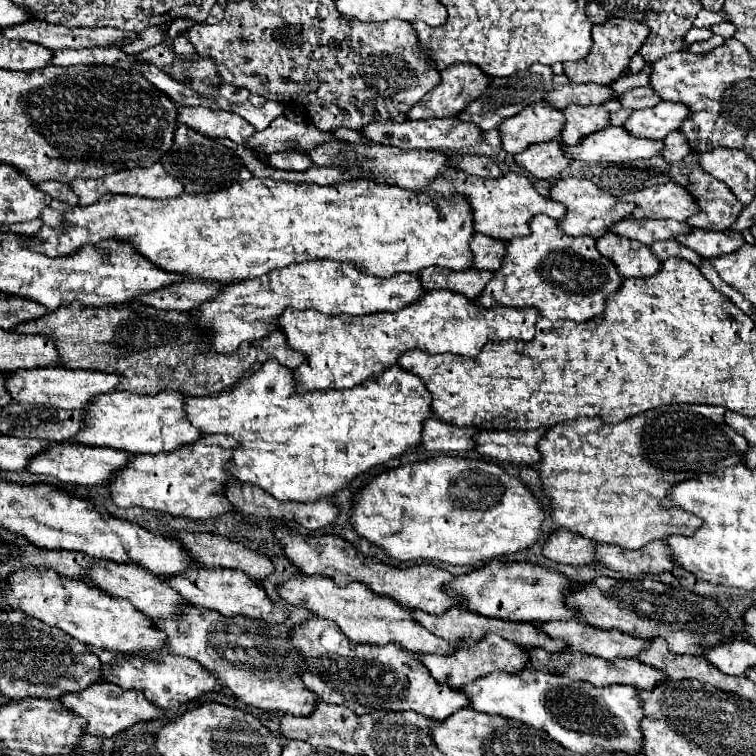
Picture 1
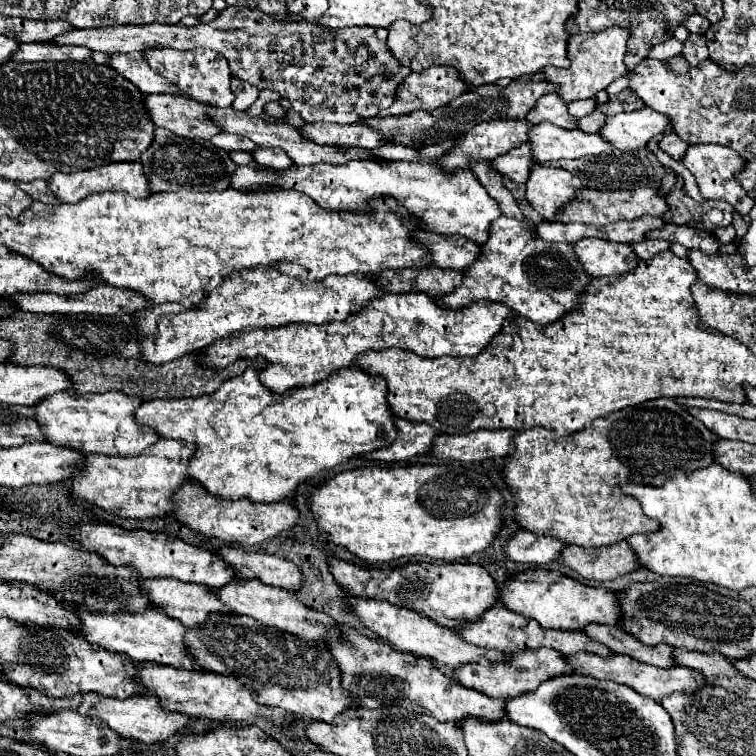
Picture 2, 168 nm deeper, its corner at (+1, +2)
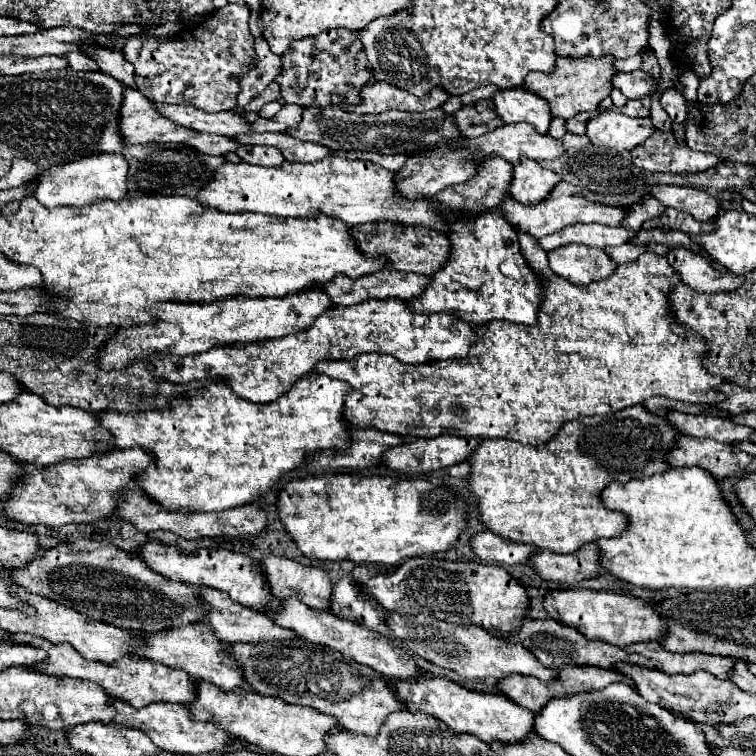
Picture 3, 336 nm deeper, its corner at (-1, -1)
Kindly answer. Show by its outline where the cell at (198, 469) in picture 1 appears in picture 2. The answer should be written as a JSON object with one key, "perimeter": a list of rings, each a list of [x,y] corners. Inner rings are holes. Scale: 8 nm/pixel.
{"perimeter":[[[160,439],[138,457],[88,455],[86,469],[72,477],[74,497],[90,501],[120,517],[166,517],[172,513],[174,489],[188,483],[188,457],[192,457],[192,449],[196,449],[196,445],[188,445],[188,441]]]}

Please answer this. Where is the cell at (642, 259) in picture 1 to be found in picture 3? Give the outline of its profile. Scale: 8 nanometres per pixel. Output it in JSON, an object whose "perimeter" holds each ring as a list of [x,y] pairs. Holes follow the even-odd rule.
{"perimeter":[[[566,244],[548,252],[548,264],[554,274],[580,286],[608,278],[616,270],[616,264],[602,248],[590,248],[584,244]]]}

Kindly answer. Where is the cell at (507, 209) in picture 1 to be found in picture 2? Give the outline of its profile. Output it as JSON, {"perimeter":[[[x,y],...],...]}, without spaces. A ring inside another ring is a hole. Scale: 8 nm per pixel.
{"perimeter":[[[350,161],[348,165],[292,165],[286,171],[264,173],[254,167],[238,167],[232,175],[234,189],[254,189],[260,185],[276,185],[284,189],[296,189],[312,197],[320,207],[332,211],[366,211],[368,199],[374,195],[392,195],[402,203],[408,213],[418,217],[426,231],[442,235],[464,235],[480,245],[488,241],[488,225],[502,217],[496,199],[488,197],[488,191],[468,169],[456,169],[448,173],[434,163],[410,163],[410,161]]]}

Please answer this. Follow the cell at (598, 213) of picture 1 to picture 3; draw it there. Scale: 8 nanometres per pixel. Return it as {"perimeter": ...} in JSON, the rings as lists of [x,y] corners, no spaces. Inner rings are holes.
{"perimeter":[[[520,160],[518,166],[514,166],[514,182],[510,182],[510,196],[514,196],[514,200],[522,204],[536,204],[544,200],[558,182],[560,176],[544,170],[538,162]]]}

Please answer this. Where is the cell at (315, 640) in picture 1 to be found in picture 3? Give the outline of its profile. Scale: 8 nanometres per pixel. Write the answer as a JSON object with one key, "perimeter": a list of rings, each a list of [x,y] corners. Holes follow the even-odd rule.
{"perimeter":[[[424,674],[416,680],[390,680],[394,686],[394,692],[400,696],[402,704],[410,712],[424,712],[430,716],[436,716],[444,724],[448,724],[458,734],[472,734],[484,742],[502,742],[502,744],[520,744],[526,740],[530,732],[534,732],[534,712],[520,708],[504,694],[480,694],[466,690],[458,686],[452,680],[446,678],[434,678],[430,674]]]}

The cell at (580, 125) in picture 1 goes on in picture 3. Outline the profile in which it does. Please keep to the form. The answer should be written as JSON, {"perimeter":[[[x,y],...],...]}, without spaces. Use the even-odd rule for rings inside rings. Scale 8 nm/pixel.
{"perimeter":[[[514,88],[514,90],[498,90],[492,96],[494,110],[506,124],[512,122],[528,122],[538,132],[546,132],[548,124],[552,120],[550,106],[546,100],[540,100],[536,94]]]}

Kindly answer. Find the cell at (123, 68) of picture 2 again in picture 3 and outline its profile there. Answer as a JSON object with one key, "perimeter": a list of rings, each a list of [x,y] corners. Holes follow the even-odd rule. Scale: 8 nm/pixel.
{"perimeter":[[[82,48],[86,56],[90,56],[100,72],[106,72],[108,76],[114,76],[118,82],[124,82],[126,86],[134,88],[134,68],[124,60],[122,52],[112,52],[112,48]]]}

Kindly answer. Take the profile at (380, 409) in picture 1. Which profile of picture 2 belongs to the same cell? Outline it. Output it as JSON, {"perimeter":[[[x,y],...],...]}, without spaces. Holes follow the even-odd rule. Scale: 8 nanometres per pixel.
{"perimeter":[[[248,367],[242,375],[224,381],[212,395],[146,401],[136,411],[136,419],[142,425],[154,427],[166,439],[182,439],[198,445],[188,469],[192,481],[200,481],[210,493],[218,493],[224,499],[250,497],[256,503],[288,499],[304,481],[332,471],[352,457],[388,447],[396,441],[396,415],[392,415],[388,405],[388,385],[382,377],[348,367],[334,373],[328,381],[276,395],[260,383],[258,373],[258,369]]]}

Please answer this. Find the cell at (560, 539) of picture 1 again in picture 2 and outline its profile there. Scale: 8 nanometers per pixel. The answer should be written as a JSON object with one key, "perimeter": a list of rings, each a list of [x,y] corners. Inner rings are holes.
{"perimeter":[[[518,531],[508,545],[504,547],[508,559],[518,563],[530,563],[530,565],[544,565],[550,561],[556,561],[566,545],[562,541],[556,541],[552,537],[536,535],[530,531]]]}

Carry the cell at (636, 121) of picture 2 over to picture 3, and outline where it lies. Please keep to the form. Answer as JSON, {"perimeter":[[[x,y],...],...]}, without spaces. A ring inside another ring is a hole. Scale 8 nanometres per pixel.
{"perimeter":[[[602,110],[586,122],[586,136],[594,146],[632,150],[654,132],[650,118],[630,118],[622,112]]]}

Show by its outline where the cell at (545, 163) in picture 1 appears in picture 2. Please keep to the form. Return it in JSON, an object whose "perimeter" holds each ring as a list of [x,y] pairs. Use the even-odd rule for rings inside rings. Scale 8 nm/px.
{"perimeter":[[[520,145],[500,157],[494,159],[494,169],[498,169],[498,173],[508,175],[512,181],[516,183],[526,183],[528,181],[528,169],[532,169],[534,161],[532,161],[532,145]]]}

